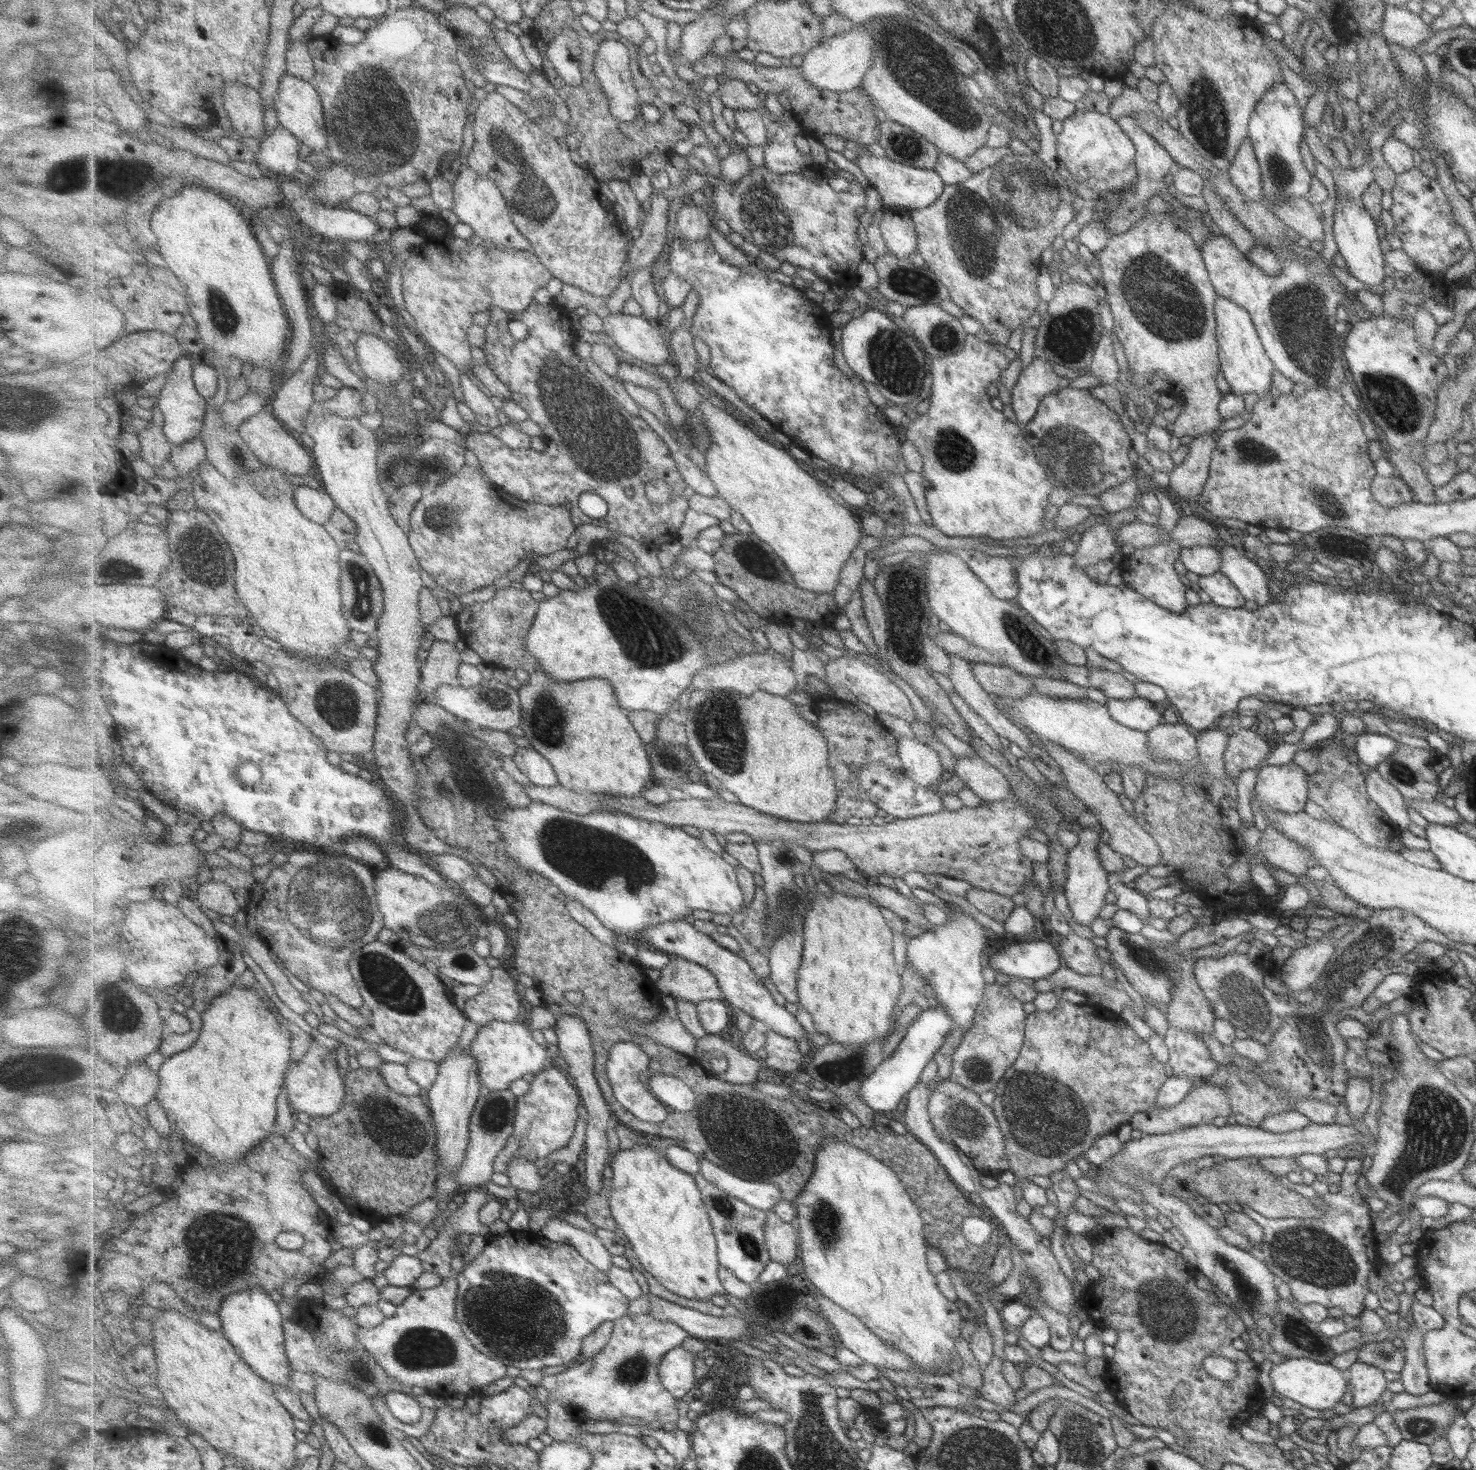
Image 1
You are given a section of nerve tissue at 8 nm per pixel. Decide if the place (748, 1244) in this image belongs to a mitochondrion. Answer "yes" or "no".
yes

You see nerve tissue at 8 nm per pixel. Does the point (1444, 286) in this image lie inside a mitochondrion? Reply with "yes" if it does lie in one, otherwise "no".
no

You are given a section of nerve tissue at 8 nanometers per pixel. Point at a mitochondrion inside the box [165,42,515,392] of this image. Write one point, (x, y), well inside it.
(387, 148)

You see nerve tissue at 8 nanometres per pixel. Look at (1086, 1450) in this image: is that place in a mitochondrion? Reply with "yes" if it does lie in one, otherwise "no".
yes

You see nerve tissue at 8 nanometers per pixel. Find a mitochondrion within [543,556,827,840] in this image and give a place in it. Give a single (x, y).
(649, 641)

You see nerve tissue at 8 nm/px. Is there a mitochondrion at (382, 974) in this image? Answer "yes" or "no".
yes

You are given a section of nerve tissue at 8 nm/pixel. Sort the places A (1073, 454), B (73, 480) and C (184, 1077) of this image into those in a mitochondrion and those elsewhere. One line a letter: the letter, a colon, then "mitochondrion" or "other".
A: mitochondrion
B: other
C: other

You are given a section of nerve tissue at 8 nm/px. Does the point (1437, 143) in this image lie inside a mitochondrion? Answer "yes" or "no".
no

